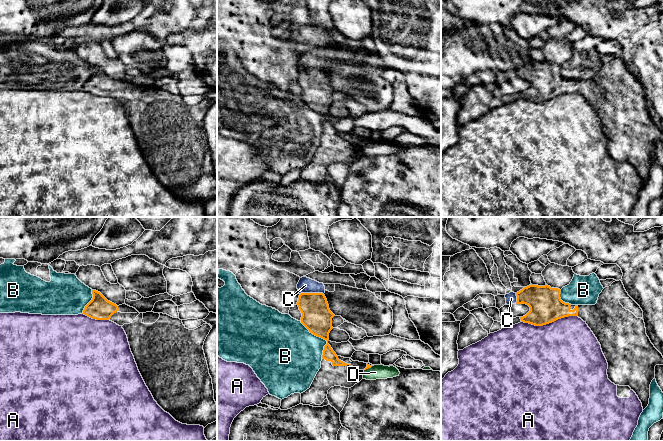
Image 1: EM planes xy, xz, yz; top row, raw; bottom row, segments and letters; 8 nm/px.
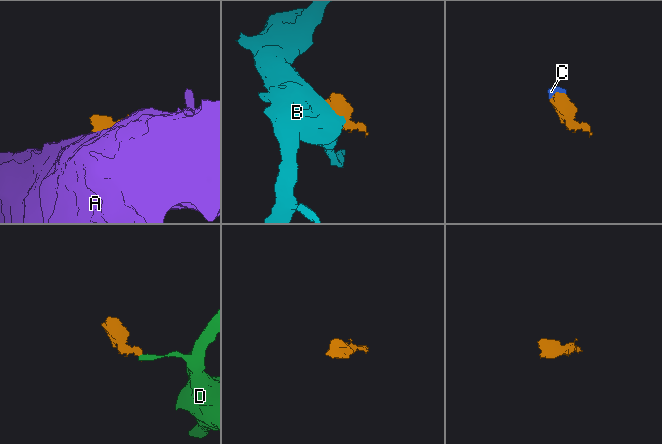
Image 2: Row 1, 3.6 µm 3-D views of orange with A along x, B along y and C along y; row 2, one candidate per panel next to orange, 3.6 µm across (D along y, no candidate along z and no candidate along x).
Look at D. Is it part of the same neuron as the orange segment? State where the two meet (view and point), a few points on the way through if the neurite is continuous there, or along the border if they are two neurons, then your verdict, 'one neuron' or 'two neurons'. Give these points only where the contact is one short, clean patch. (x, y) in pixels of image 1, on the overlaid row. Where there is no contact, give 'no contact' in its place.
contact xz (368, 367); border xz (372, 366), (365, 370); two neurons

